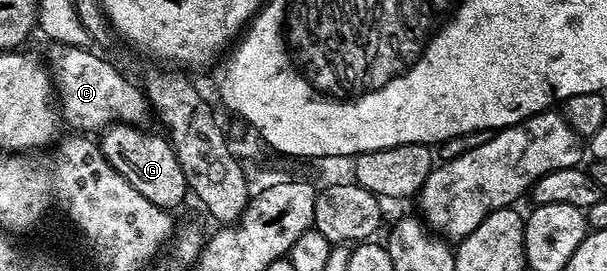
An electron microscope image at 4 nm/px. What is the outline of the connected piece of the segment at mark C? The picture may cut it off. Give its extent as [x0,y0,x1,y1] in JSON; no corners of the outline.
[47,44,150,132]

